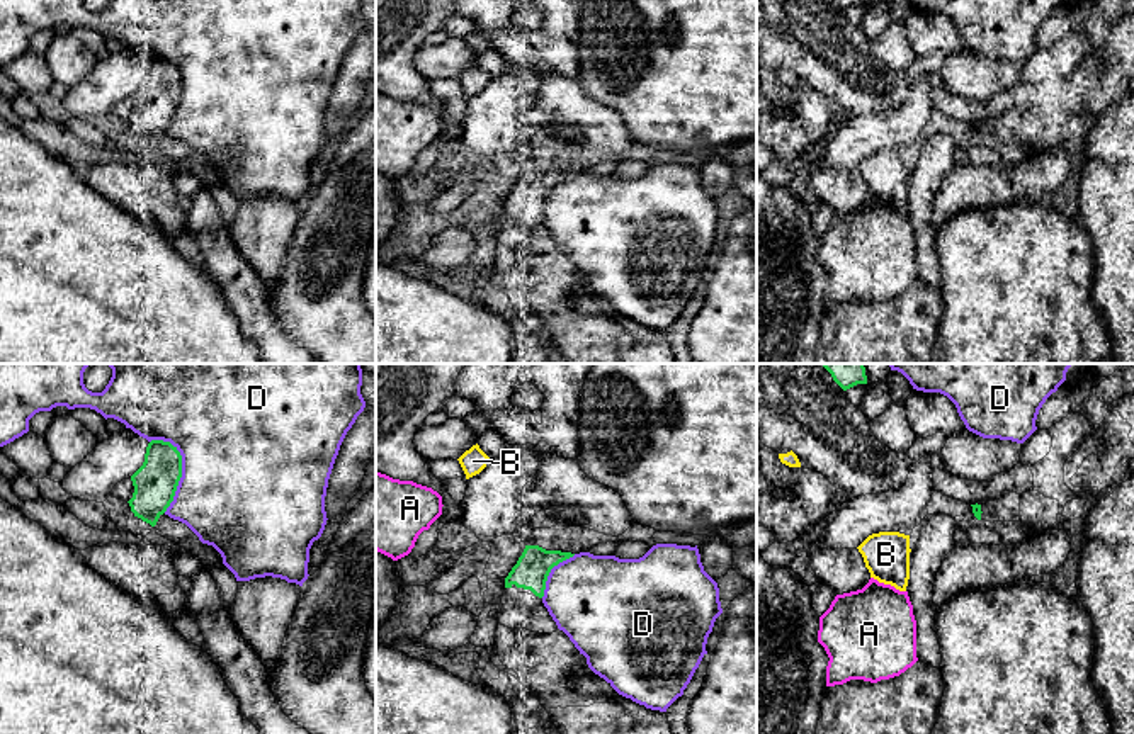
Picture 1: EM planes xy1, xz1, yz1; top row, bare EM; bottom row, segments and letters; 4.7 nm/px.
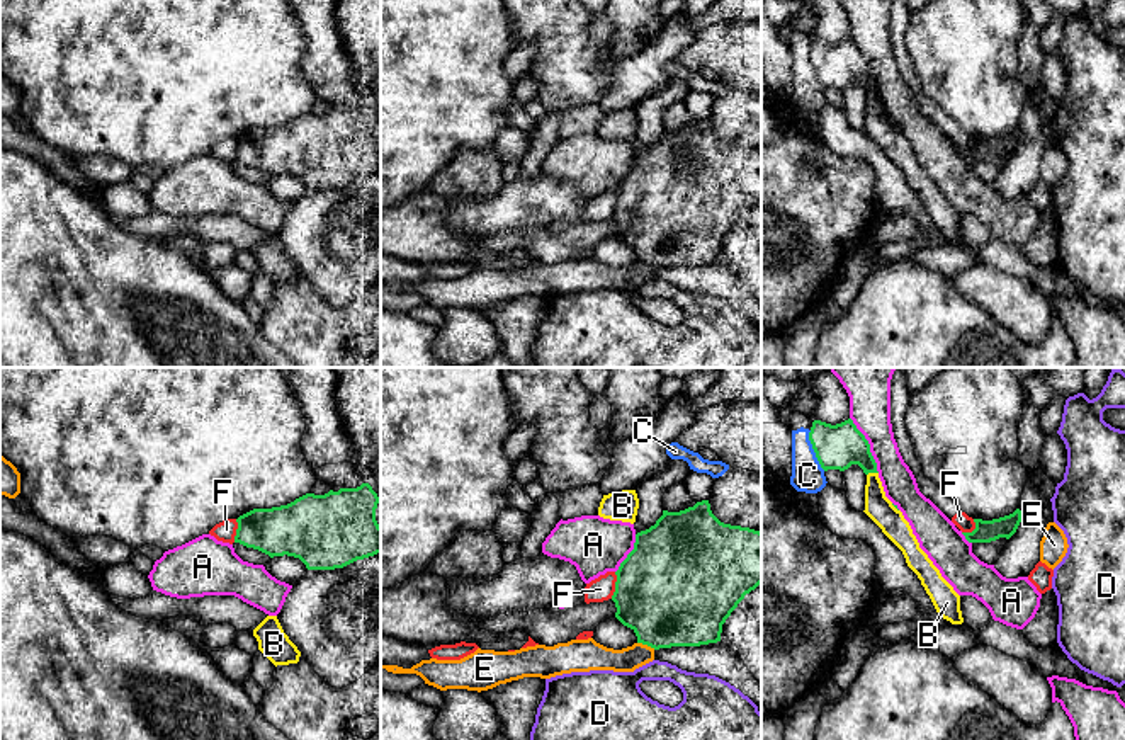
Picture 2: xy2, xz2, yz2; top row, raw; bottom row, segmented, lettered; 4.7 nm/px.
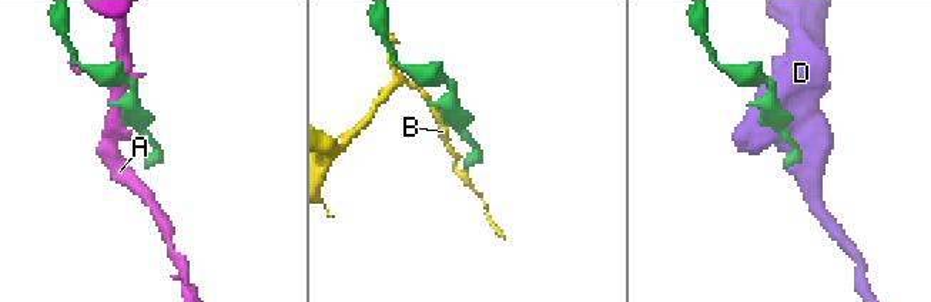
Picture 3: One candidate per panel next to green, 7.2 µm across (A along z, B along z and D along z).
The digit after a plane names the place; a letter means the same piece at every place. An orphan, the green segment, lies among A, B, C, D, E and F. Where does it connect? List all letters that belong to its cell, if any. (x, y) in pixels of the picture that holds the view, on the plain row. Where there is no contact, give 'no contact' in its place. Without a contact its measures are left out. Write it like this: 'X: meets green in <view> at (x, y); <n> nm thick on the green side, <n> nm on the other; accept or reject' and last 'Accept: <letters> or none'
A: meets green in yz2 at (869, 63); 220 nm thick on the green side, 190 nm on the other; reject
B: meets green in yz2 at (872, 91); 220 nm thick on the green side, 120 nm on the other; reject
C: meets green in yz2 at (814, 70); 220 nm thick on the green side, 150 nm on the other; reject
D: meets green in xy1 at (181, 89); 200 nm thick on the green side, 500 nm on the other; reject
E: meets green in xz2 at (646, 262); 460 nm thick on the green side, 130 nm on the other; reject
F: meets green in xz2 at (616, 204); 500 nm thick on the green side, 120 nm on the other; reject
Accept: none

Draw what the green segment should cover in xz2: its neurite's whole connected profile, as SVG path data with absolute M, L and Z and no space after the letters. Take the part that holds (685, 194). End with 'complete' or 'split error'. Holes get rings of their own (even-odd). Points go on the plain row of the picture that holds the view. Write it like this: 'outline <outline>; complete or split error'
outline M709 119L697 121L680 131L663 134L646 150L636 153L634 168L615 191L615 236L630 247L637 262L654 269L671 265L700 265L721 260L722 243L744 218L761 202L761 151L721 141Z; complete

